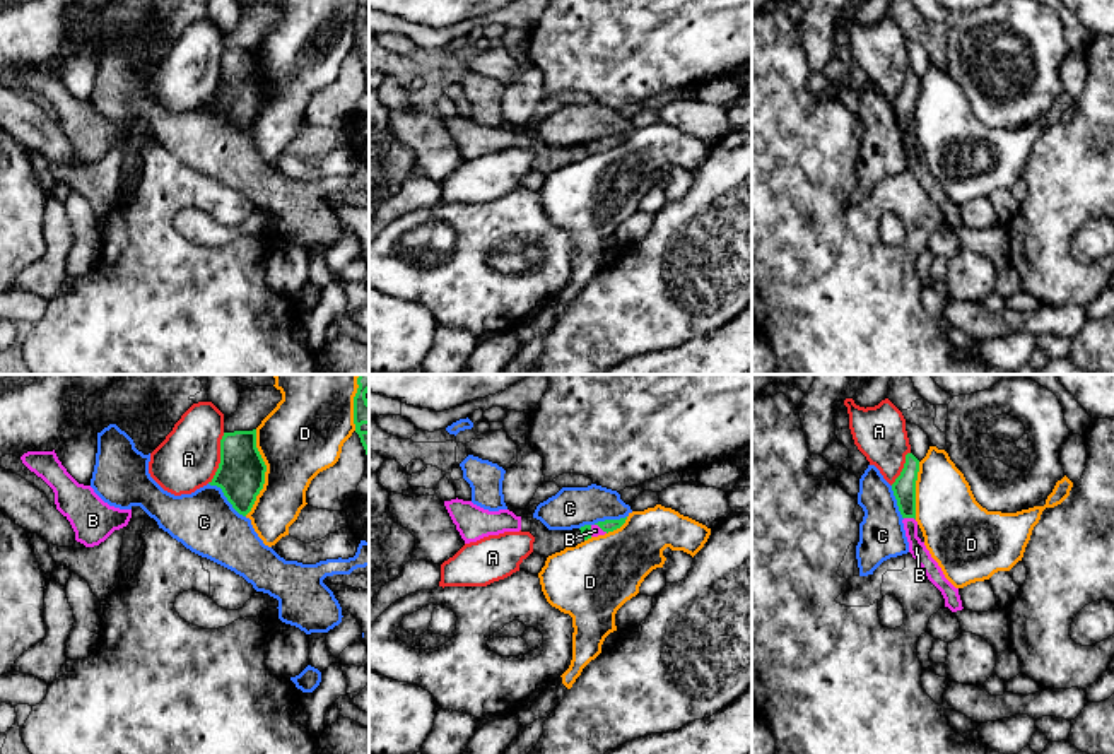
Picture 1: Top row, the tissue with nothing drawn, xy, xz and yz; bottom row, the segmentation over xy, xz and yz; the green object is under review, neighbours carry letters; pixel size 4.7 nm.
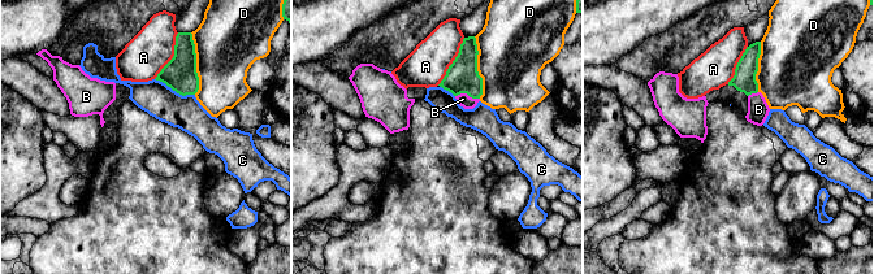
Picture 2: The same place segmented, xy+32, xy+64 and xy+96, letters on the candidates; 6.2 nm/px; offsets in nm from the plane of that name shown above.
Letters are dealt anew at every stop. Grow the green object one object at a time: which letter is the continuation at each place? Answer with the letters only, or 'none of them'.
B

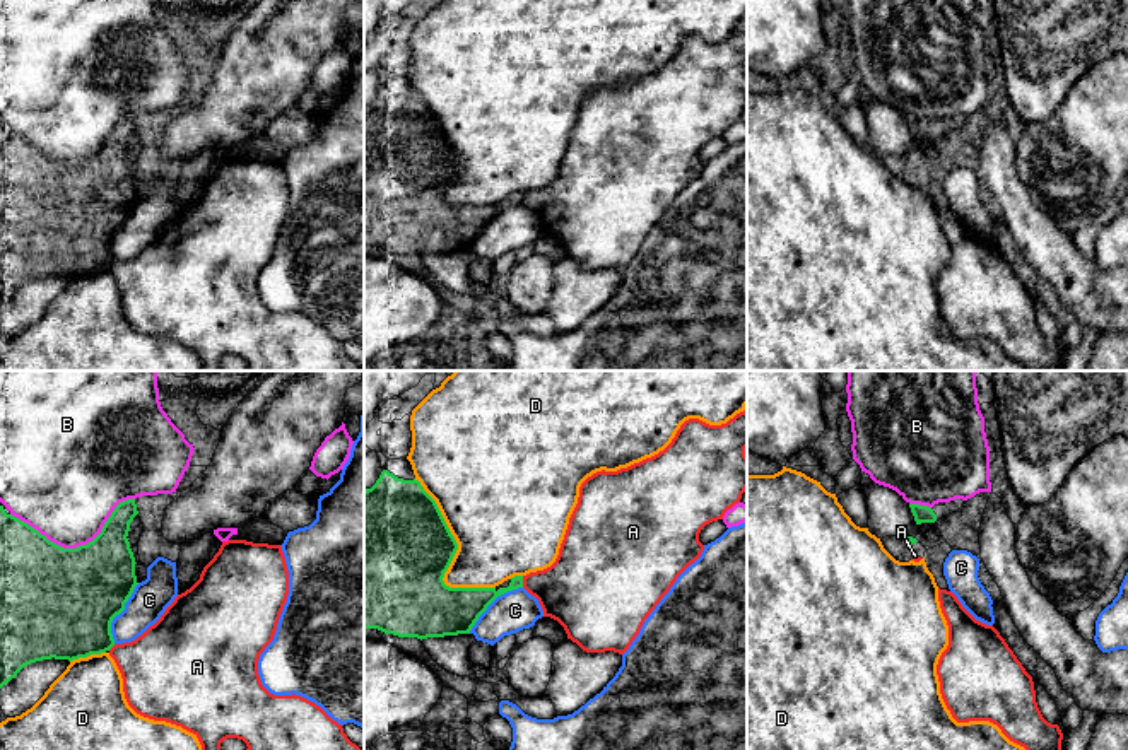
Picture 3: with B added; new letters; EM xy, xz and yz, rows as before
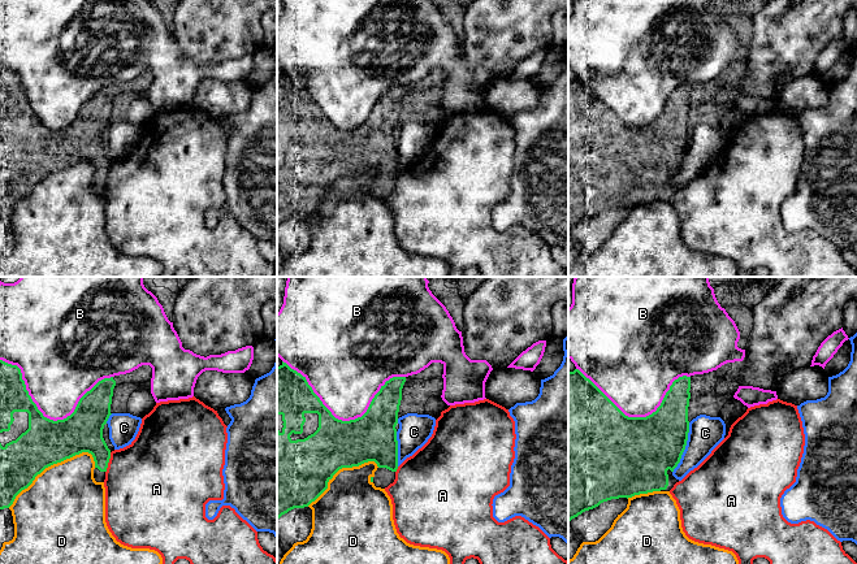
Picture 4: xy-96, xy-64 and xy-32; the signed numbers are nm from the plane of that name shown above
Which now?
none of them

